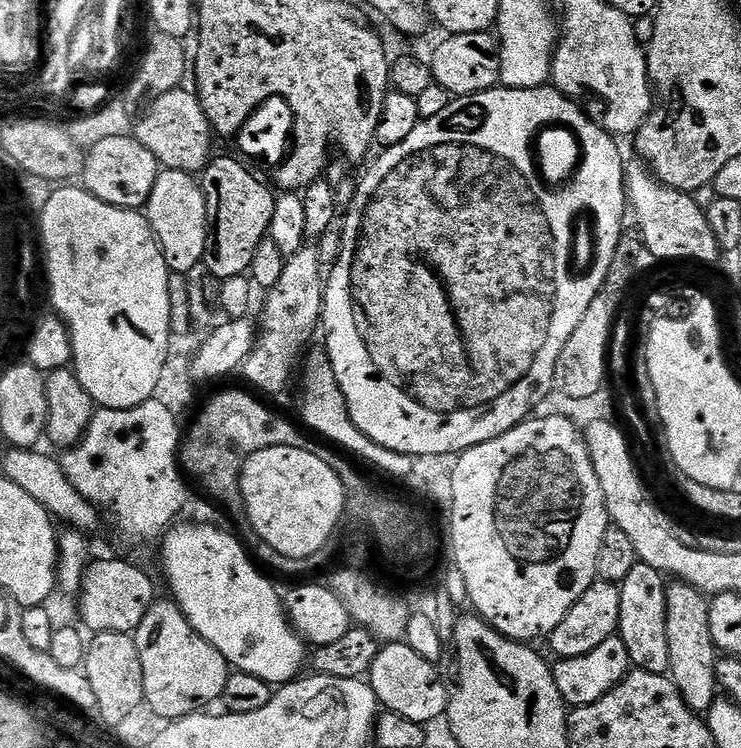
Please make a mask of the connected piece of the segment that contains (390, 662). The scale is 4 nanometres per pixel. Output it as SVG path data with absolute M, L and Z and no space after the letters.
M405 642L387 644L375 656L368 675L368 683L377 701L389 712L401 714L412 722L427 725L447 713L448 691L445 681L436 672L437 667L416 654Z

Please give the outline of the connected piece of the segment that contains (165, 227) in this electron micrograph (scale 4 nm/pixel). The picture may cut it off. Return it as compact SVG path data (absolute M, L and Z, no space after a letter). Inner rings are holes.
M166 168L158 172L146 205L148 225L152 227L169 273L186 273L202 263L206 250L208 211L200 181L193 173Z

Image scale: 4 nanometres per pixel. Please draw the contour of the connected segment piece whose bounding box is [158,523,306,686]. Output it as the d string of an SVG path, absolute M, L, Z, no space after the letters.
M179 524L164 532L158 546L160 564L172 591L171 599L184 612L190 626L194 626L197 634L206 638L214 650L221 652L235 671L254 674L273 686L289 684L297 679L306 668L305 641L289 624L281 593L276 593L275 586L263 576L265 573L254 563L241 537L231 536L212 524Z

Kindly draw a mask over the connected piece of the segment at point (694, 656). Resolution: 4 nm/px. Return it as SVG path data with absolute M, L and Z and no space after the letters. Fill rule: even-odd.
M680 581L666 587L666 638L669 647L667 675L675 684L683 702L697 714L707 713L718 698L716 662L718 650L708 626L709 601L697 588Z

